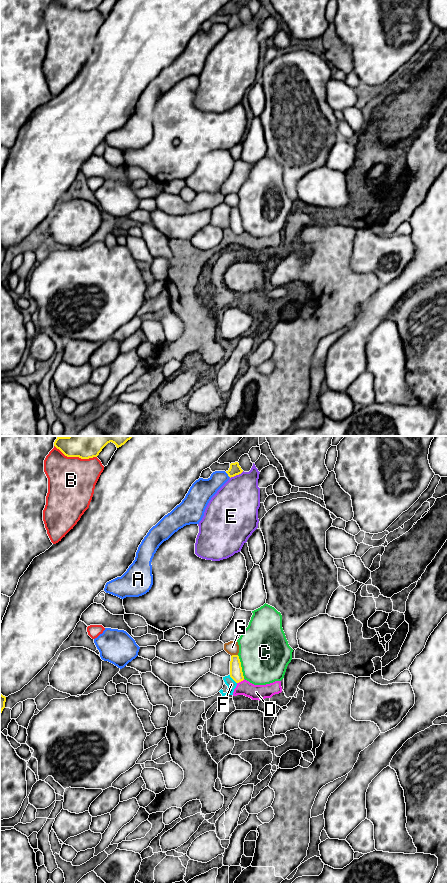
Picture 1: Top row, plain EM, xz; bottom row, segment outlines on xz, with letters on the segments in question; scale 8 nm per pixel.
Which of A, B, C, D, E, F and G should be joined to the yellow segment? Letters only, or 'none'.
none

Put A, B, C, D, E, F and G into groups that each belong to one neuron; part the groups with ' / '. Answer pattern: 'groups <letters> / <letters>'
groups A / B / C / D F / E / G

